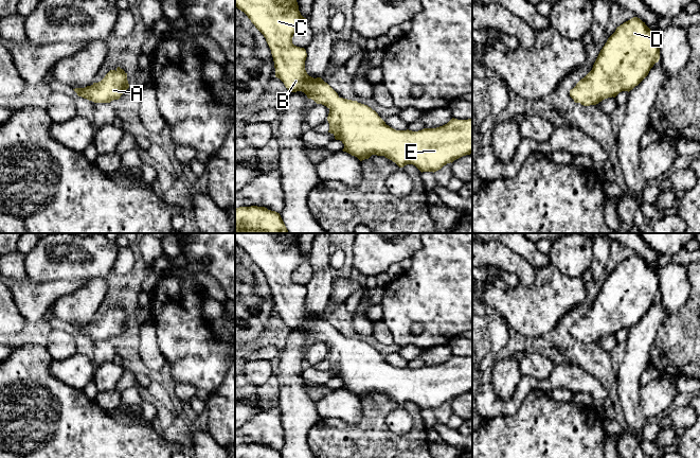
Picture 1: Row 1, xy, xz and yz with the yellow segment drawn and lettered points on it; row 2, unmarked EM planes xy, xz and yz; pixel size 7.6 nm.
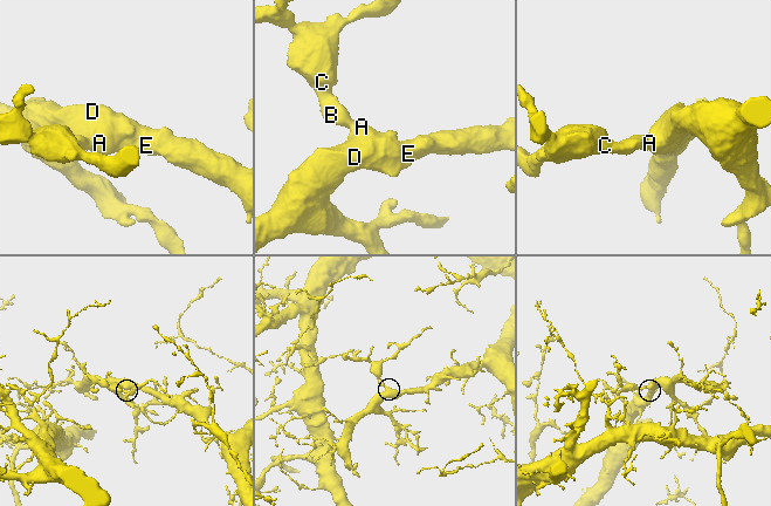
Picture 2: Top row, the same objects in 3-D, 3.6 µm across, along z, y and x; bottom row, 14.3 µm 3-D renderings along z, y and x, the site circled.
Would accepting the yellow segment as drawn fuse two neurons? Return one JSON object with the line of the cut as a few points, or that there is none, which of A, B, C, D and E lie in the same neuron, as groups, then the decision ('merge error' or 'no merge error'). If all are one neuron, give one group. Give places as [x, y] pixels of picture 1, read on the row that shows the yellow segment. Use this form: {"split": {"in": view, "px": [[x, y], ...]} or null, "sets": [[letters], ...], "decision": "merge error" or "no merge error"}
{"split": null, "sets": [["A", "B", "C", "D", "E"]], "decision": "no merge error"}

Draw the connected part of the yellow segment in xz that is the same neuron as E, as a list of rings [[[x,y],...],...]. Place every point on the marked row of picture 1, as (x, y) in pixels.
[[[235,0],[235,7],[244,12],[266,38],[274,61],[275,77],[280,78],[290,92],[302,91],[308,99],[329,109],[328,133],[344,144],[343,152],[360,161],[369,159],[372,155],[384,156],[399,168],[413,164],[421,173],[434,173],[447,163],[472,153],[472,119],[452,118],[443,126],[418,131],[396,130],[387,125],[367,105],[340,98],[321,77],[309,76],[305,70],[306,50],[292,43],[293,34],[306,21],[299,11],[297,0]]]

